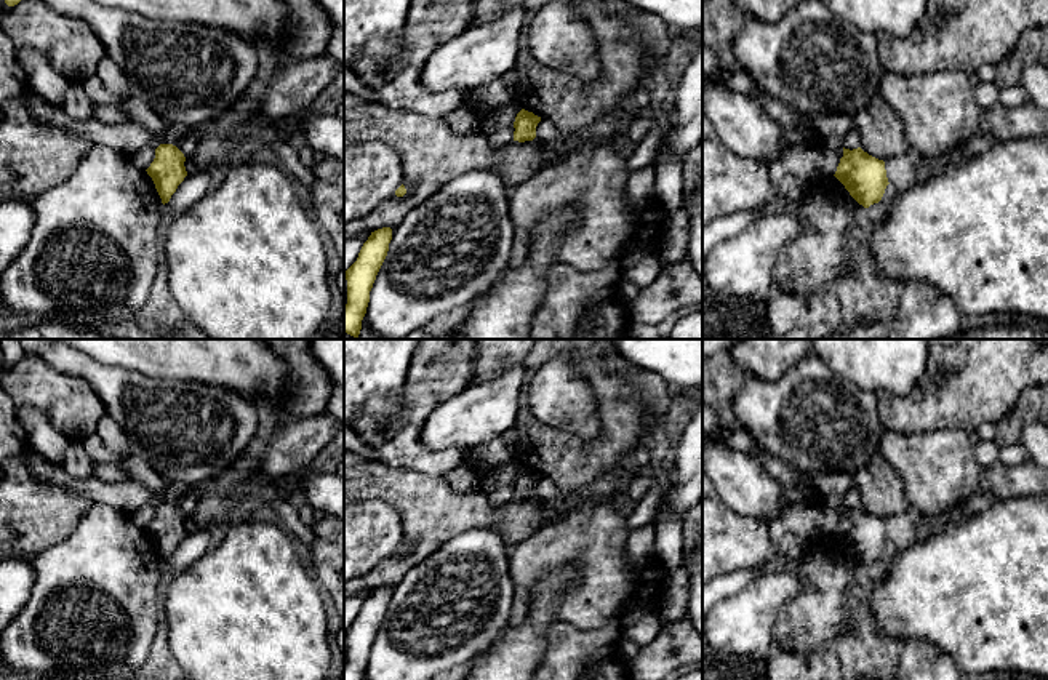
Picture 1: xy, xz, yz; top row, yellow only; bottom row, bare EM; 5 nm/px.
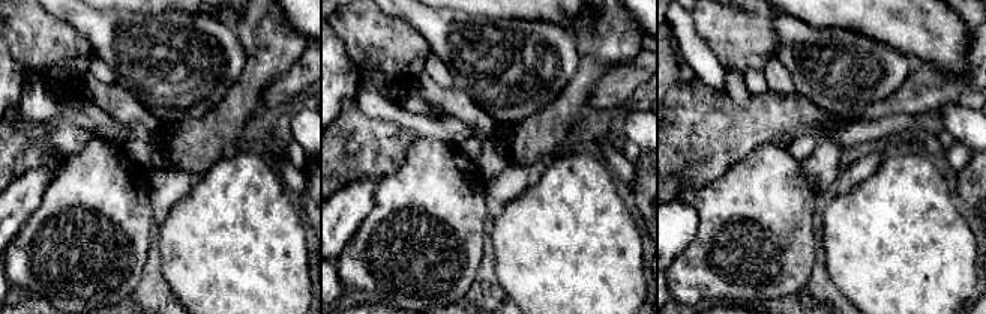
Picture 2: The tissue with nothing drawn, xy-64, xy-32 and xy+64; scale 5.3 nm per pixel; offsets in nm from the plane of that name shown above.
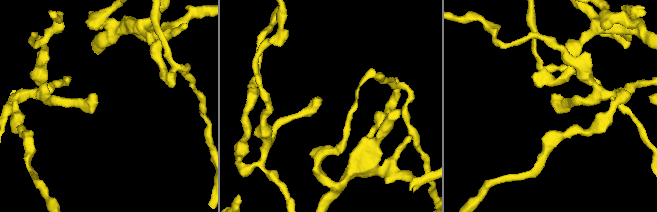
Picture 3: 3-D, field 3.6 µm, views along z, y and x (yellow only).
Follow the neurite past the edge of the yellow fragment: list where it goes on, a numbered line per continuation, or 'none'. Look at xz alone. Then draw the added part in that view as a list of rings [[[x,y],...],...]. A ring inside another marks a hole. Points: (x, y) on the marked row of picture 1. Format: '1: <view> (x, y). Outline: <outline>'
none

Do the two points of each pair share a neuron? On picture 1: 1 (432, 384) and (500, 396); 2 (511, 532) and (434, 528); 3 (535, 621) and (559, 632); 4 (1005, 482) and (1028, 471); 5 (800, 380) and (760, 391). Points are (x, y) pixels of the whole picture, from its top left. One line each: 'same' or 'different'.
1: different
2: same
3: different
4: same
5: same

